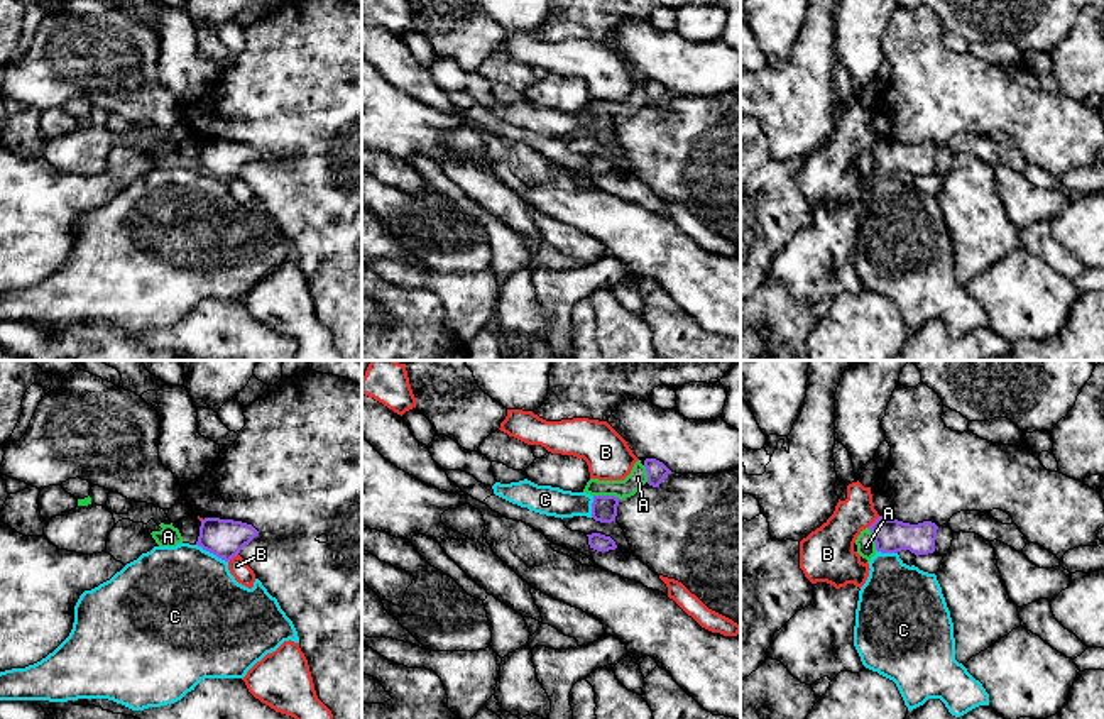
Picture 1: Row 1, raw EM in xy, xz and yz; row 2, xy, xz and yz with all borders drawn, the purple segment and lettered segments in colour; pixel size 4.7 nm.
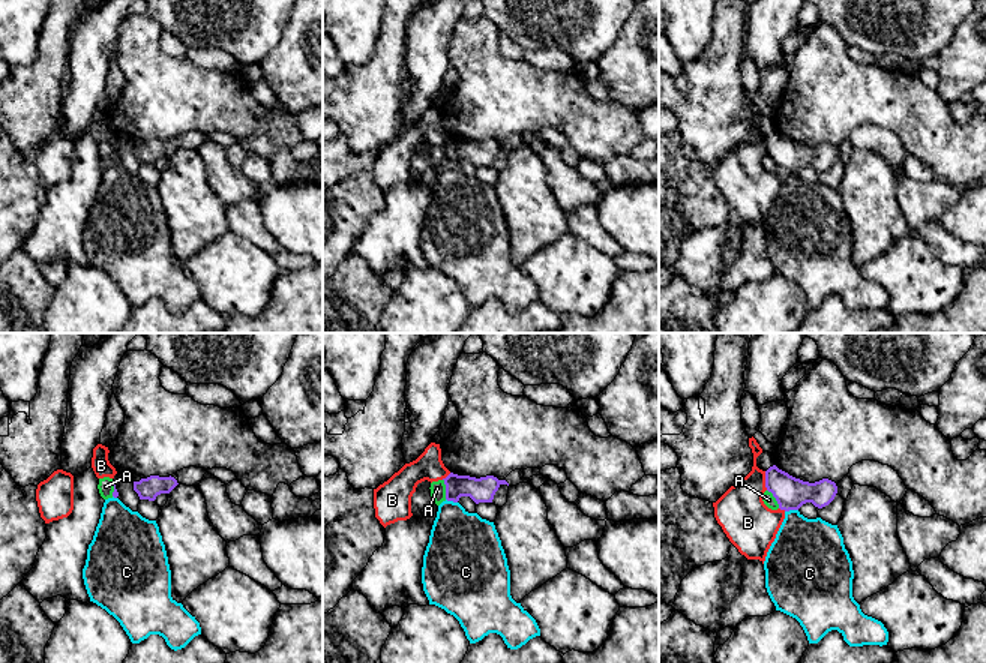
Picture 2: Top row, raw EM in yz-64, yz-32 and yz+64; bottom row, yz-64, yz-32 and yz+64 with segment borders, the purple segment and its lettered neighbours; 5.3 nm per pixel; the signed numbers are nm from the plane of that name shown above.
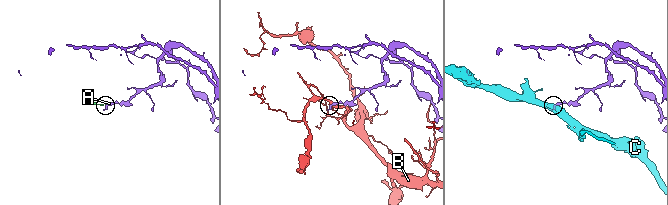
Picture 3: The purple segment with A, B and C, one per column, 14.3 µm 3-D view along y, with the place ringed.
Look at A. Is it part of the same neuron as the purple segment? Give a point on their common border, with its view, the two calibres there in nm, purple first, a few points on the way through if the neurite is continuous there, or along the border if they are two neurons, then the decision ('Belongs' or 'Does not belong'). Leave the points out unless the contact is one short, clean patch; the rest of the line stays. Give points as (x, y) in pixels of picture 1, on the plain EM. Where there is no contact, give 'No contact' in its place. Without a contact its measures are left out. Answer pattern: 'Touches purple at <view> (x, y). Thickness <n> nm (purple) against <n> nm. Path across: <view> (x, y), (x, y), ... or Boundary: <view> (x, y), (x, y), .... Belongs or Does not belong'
Touches purple at xz (607, 117). Thickness 130 nm (purple) against 90 nm. Boundary: xz (594, 115), (614, 115), (619, 120). Does not belong

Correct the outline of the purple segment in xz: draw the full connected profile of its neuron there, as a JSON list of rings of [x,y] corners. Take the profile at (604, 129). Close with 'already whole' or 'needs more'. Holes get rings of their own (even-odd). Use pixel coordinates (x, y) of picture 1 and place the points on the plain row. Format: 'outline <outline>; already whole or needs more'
outline [[[593,117],[592,139],[600,144],[615,142],[619,122],[615,117]]]; already whole

